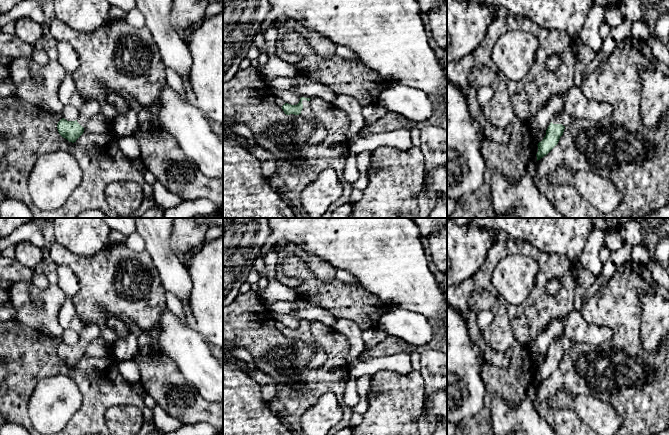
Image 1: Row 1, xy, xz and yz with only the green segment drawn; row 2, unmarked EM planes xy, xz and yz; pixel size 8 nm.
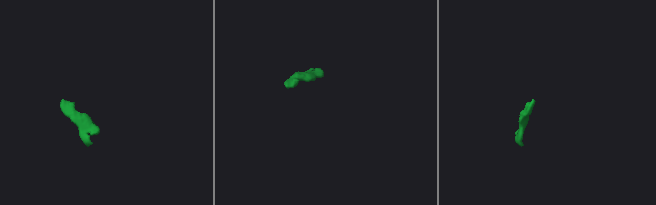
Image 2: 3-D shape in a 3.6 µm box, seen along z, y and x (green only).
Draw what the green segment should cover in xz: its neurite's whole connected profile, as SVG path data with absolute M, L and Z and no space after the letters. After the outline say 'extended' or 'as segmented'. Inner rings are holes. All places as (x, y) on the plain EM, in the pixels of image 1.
M301 321L297 329L285 327L282 330L282 333L286 339L301 338L314 351L314 354L307 363L307 367L310 369L317 369L326 361L326 354L324 351L319 349L319 345L313 338L309 327L310 323L311 322Z; extended

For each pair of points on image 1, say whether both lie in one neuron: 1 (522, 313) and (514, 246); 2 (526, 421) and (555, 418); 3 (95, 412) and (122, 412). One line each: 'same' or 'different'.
1: same
2: different
3: different

